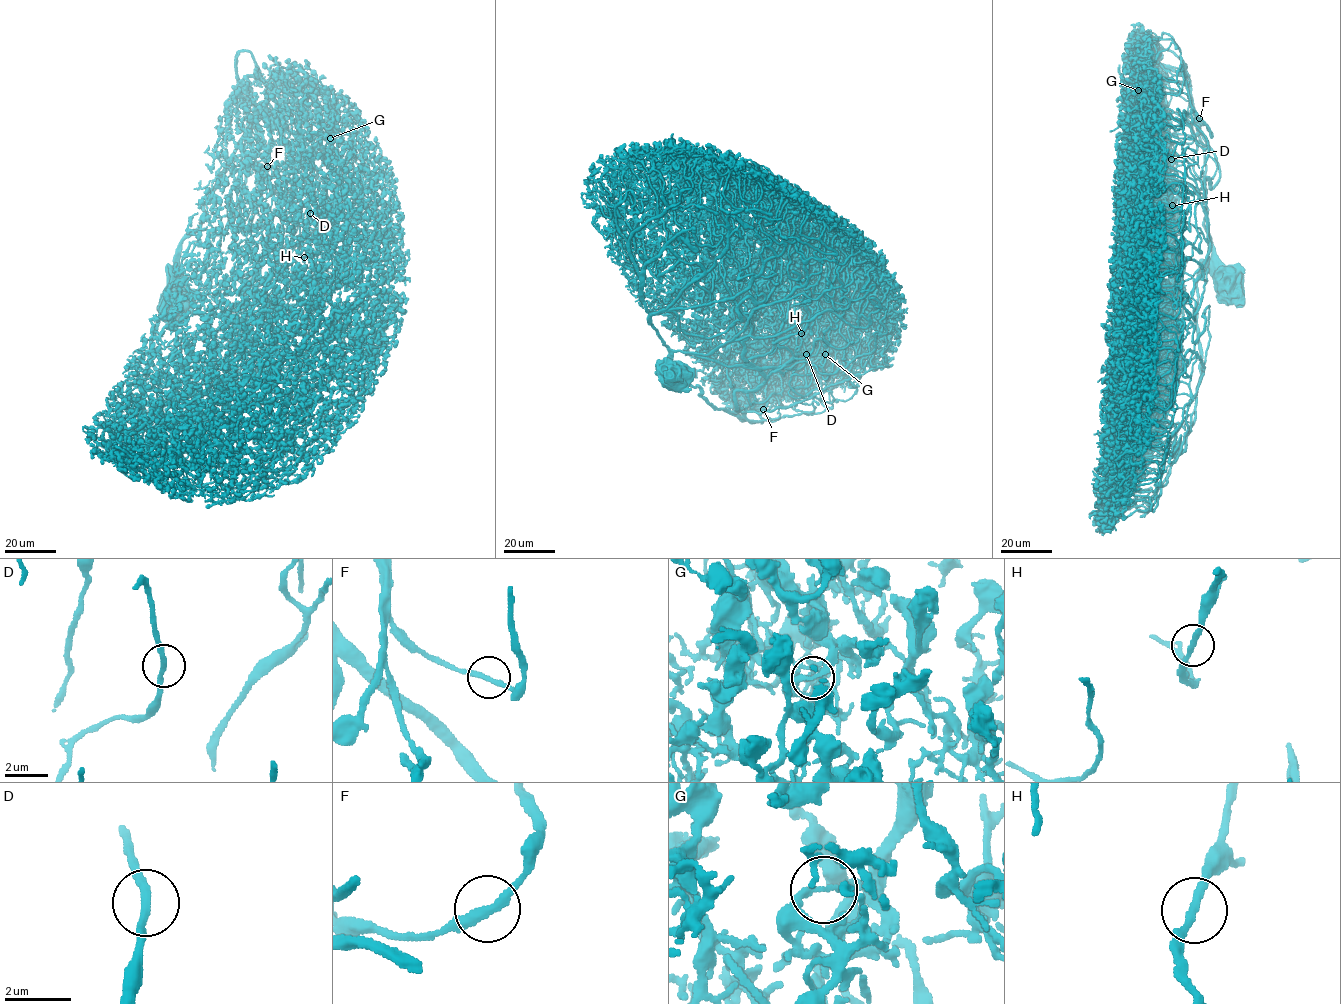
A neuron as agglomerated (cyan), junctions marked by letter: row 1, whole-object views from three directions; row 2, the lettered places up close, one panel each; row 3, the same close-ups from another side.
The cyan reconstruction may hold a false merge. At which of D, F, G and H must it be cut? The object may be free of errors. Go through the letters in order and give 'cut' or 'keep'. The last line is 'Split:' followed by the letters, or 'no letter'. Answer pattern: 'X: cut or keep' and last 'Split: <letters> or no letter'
D: keep
F: keep
G: keep
H: keep
Split: no letter

